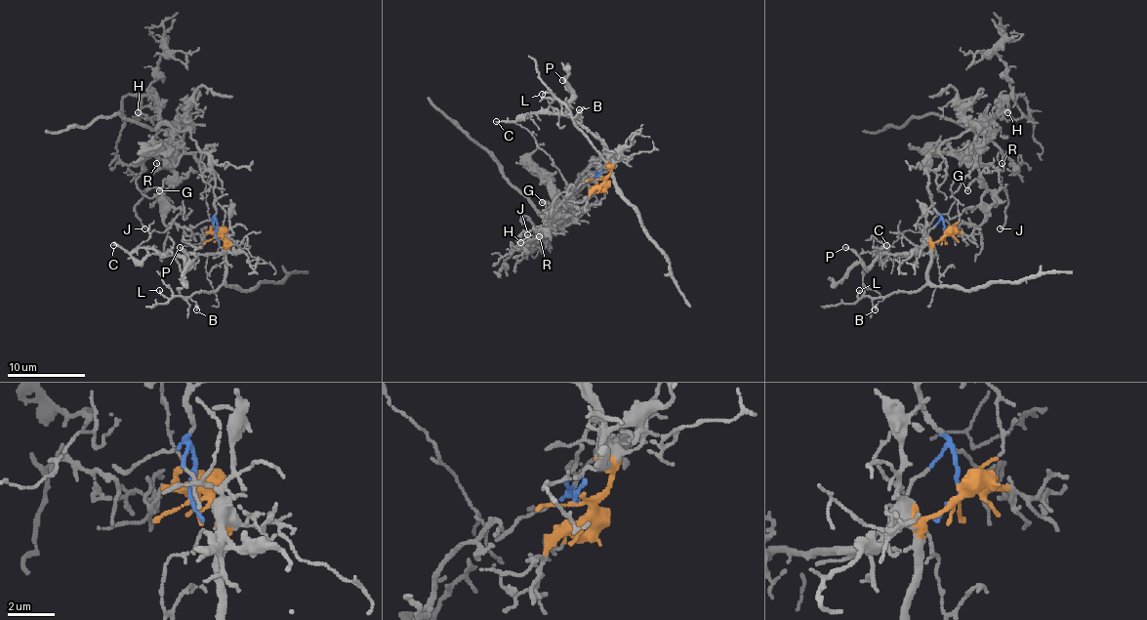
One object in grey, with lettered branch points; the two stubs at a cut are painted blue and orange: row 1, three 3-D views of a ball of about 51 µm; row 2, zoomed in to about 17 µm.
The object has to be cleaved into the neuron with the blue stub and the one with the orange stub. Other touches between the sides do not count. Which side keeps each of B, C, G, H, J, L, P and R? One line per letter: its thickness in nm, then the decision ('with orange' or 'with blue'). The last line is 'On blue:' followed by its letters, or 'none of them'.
B: 140 nm thick; with orange
C: 200 nm thick; with orange
G: 240 nm thick; with blue
H: 200 nm thick; with blue
J: 130 nm thick; with blue
L: 110 nm thick; with orange
P: 120 nm thick; with orange
R: 150 nm thick; with blue
On blue: G, H, J, R

